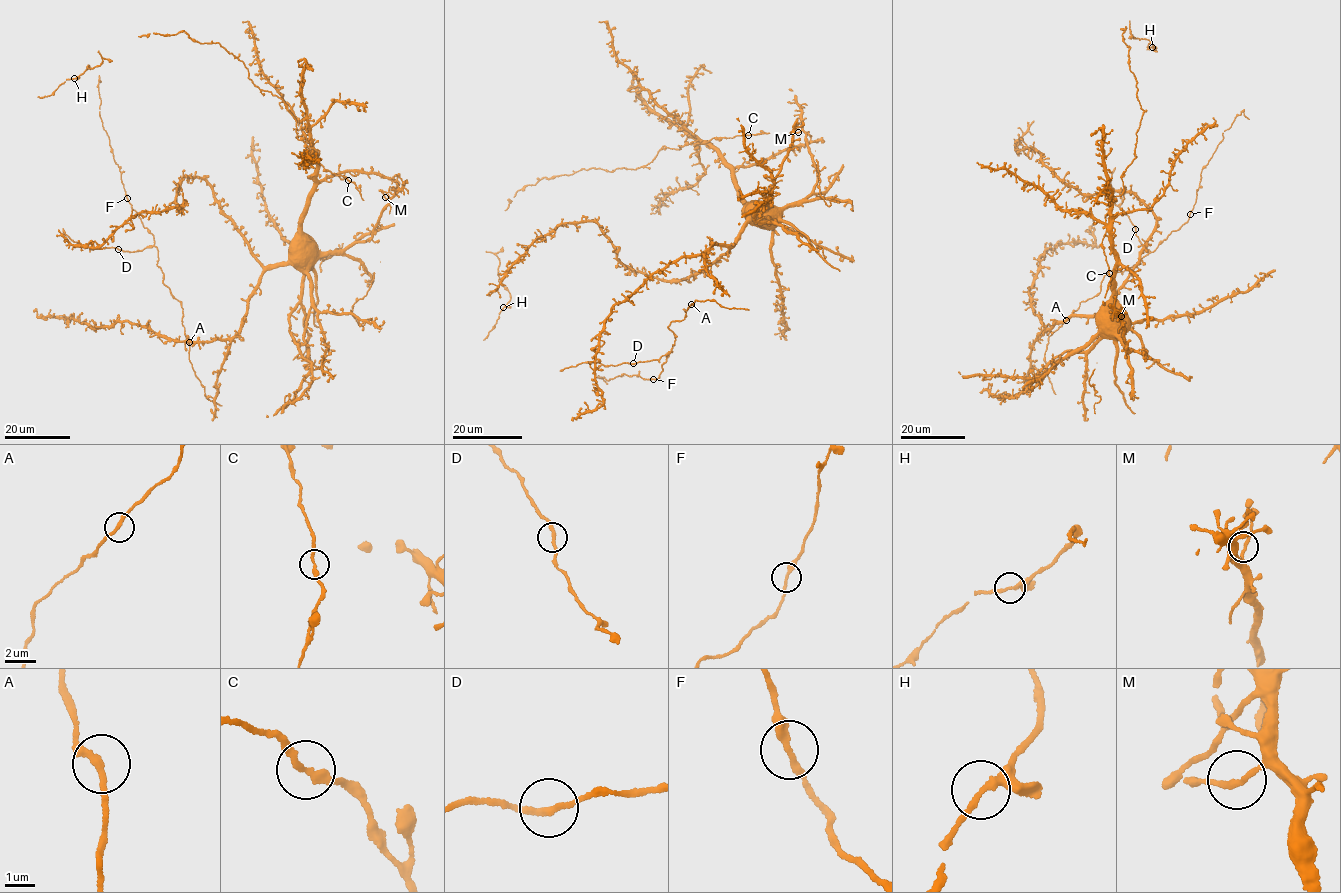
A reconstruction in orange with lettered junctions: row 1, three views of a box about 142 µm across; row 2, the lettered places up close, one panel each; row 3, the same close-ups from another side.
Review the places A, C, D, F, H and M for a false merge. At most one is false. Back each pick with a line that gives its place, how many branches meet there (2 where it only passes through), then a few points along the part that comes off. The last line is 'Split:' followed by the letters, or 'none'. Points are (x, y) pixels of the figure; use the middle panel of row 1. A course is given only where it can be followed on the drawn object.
Split: none

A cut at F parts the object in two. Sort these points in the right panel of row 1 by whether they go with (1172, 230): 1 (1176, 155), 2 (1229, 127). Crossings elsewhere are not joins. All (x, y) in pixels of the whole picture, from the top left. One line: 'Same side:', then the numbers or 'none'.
Same side: 1

